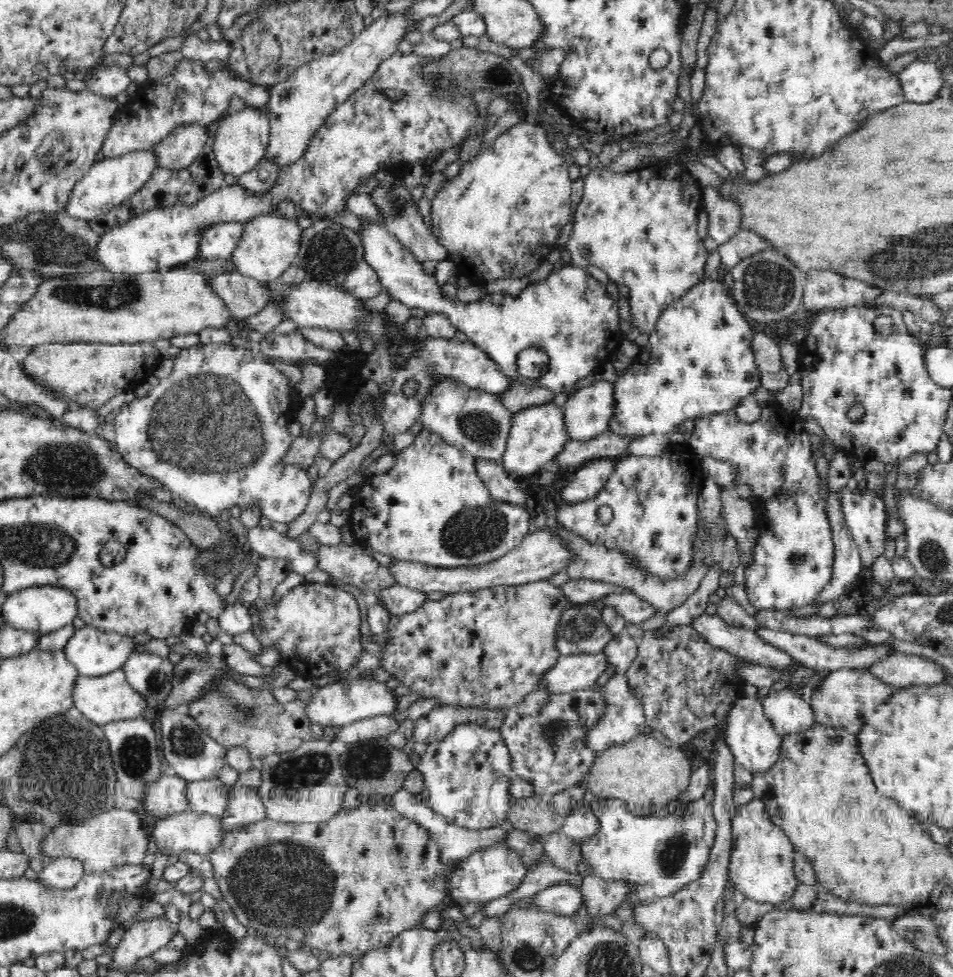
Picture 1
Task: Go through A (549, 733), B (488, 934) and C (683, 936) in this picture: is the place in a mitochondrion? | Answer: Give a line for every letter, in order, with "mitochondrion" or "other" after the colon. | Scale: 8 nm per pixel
A: mitochondrion
B: other
C: other

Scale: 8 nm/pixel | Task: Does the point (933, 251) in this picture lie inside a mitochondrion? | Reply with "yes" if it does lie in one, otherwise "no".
yes

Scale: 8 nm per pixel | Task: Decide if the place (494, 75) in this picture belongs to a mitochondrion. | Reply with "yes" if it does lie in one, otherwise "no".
yes

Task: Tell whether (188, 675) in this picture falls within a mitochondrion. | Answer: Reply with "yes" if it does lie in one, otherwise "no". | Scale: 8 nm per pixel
yes

